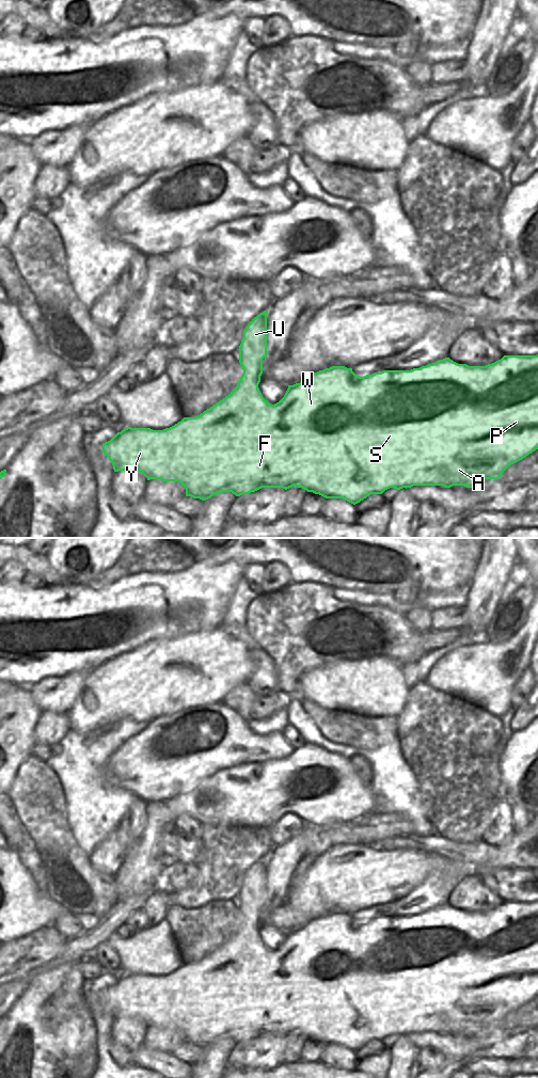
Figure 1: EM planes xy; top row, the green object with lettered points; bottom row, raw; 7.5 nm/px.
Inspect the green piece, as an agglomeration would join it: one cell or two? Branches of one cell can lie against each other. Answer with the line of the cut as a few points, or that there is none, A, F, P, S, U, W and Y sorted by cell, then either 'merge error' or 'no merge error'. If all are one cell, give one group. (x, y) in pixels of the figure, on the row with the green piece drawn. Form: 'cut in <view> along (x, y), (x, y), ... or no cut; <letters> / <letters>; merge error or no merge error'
no cut; A F P S U W Y; no merge error

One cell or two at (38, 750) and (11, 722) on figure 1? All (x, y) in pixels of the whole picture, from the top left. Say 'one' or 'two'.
two

